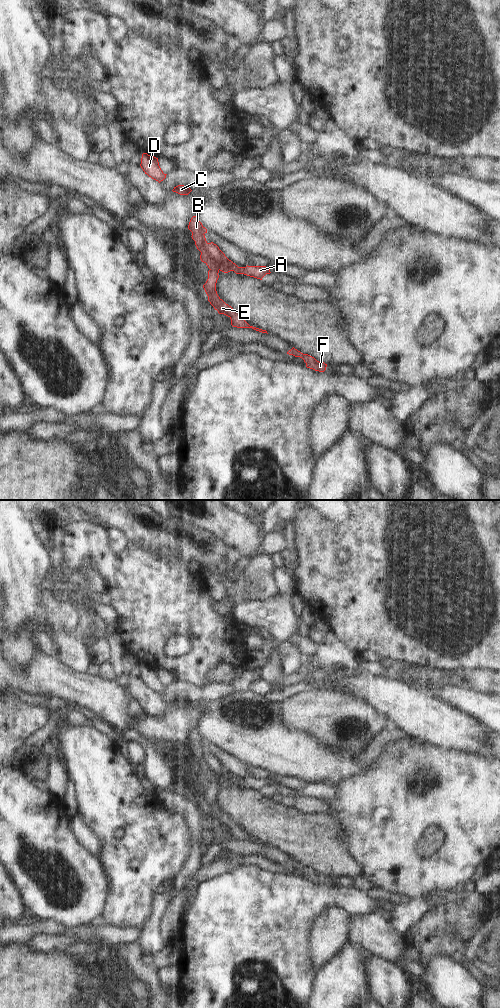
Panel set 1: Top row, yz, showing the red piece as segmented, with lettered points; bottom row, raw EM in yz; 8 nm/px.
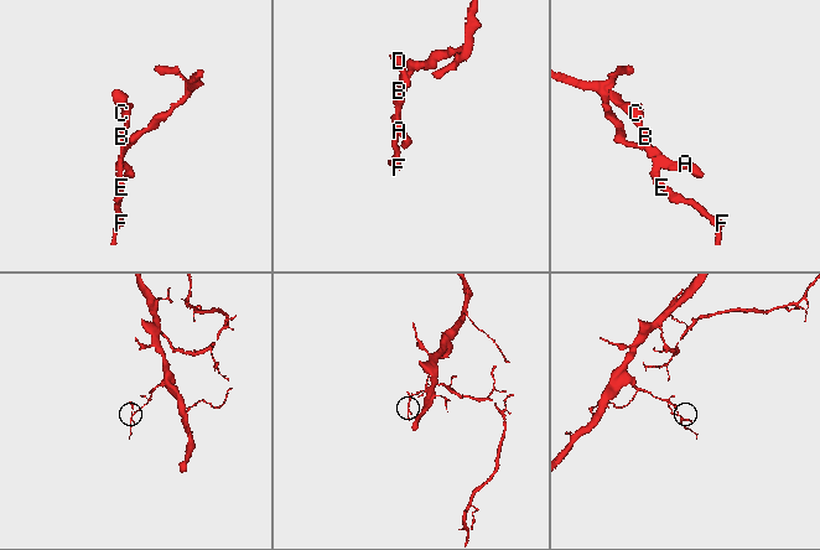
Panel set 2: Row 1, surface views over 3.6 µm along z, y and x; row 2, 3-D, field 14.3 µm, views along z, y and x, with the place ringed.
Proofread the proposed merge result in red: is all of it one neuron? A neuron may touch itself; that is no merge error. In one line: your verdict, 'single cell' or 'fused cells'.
fused cells

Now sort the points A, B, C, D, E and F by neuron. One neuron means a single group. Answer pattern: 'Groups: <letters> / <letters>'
Groups: A / B C D E F

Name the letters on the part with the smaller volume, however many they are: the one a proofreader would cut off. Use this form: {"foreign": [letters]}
{"foreign": ["B", "C", "D", "E", "F"]}

